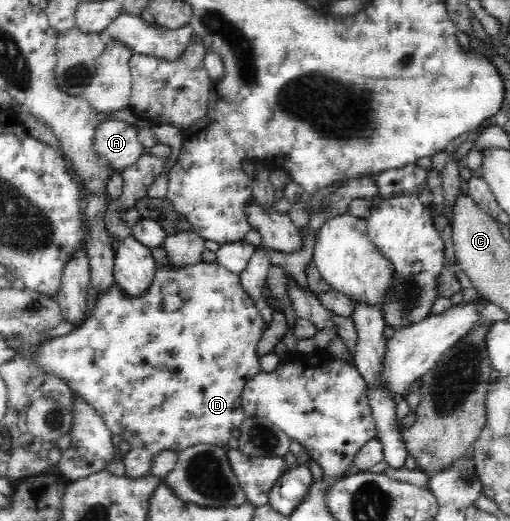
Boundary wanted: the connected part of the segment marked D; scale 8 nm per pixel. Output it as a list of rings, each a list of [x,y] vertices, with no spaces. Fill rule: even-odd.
[[[199,262],[196,264],[186,265],[182,268],[169,268],[165,266],[156,269],[154,280],[150,283],[147,290],[140,296],[132,297],[122,292],[117,285],[108,288],[96,299],[96,307],[92,317],[81,323],[76,329],[69,333],[57,336],[47,343],[42,344],[40,348],[35,348],[31,352],[36,364],[47,374],[53,374],[66,381],[66,384],[75,394],[79,394],[85,402],[89,404],[103,418],[103,422],[112,434],[119,434],[124,441],[133,441],[131,437],[139,435],[139,447],[135,443],[135,447],[131,450],[143,453],[145,447],[145,463],[124,463],[126,474],[131,479],[139,479],[144,475],[149,475],[153,458],[162,451],[175,451],[179,453],[188,447],[194,445],[207,444],[210,446],[219,446],[227,444],[231,439],[231,430],[237,429],[246,418],[244,409],[242,408],[241,394],[245,384],[253,379],[259,371],[259,357],[255,353],[255,347],[259,343],[261,337],[261,329],[263,329],[263,321],[261,321],[260,312],[255,309],[255,304],[247,292],[241,288],[239,275],[236,272],[230,272],[215,262]],[[181,294],[182,307],[168,313],[163,309],[163,300],[167,295]]]

